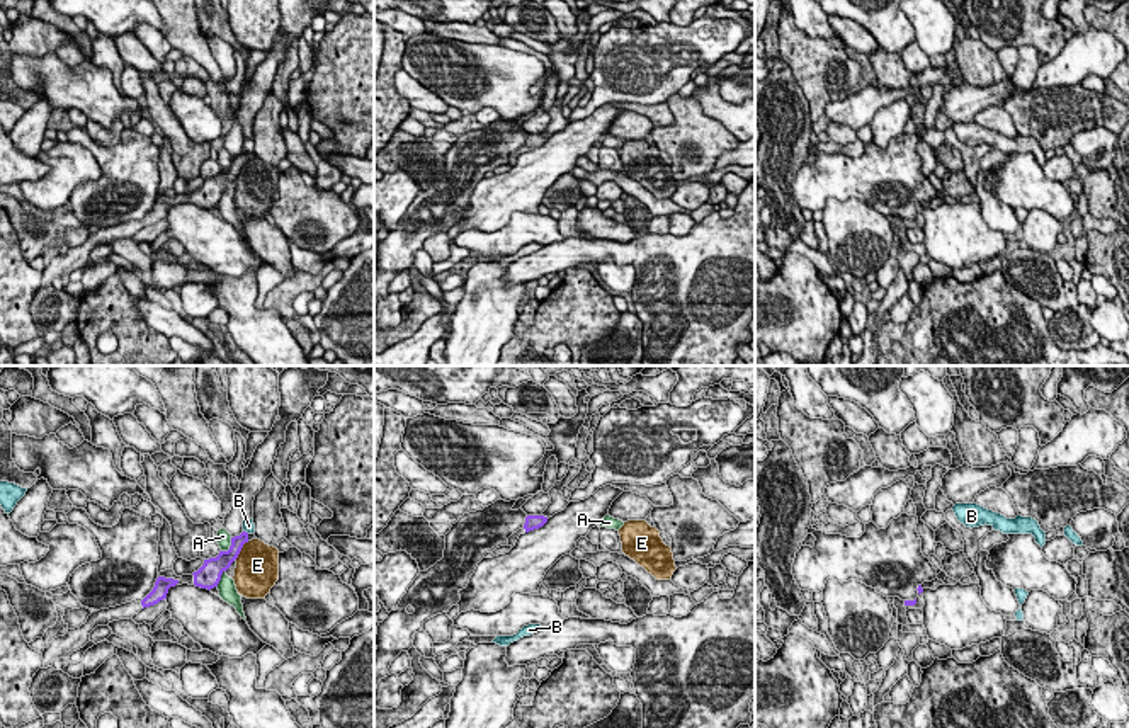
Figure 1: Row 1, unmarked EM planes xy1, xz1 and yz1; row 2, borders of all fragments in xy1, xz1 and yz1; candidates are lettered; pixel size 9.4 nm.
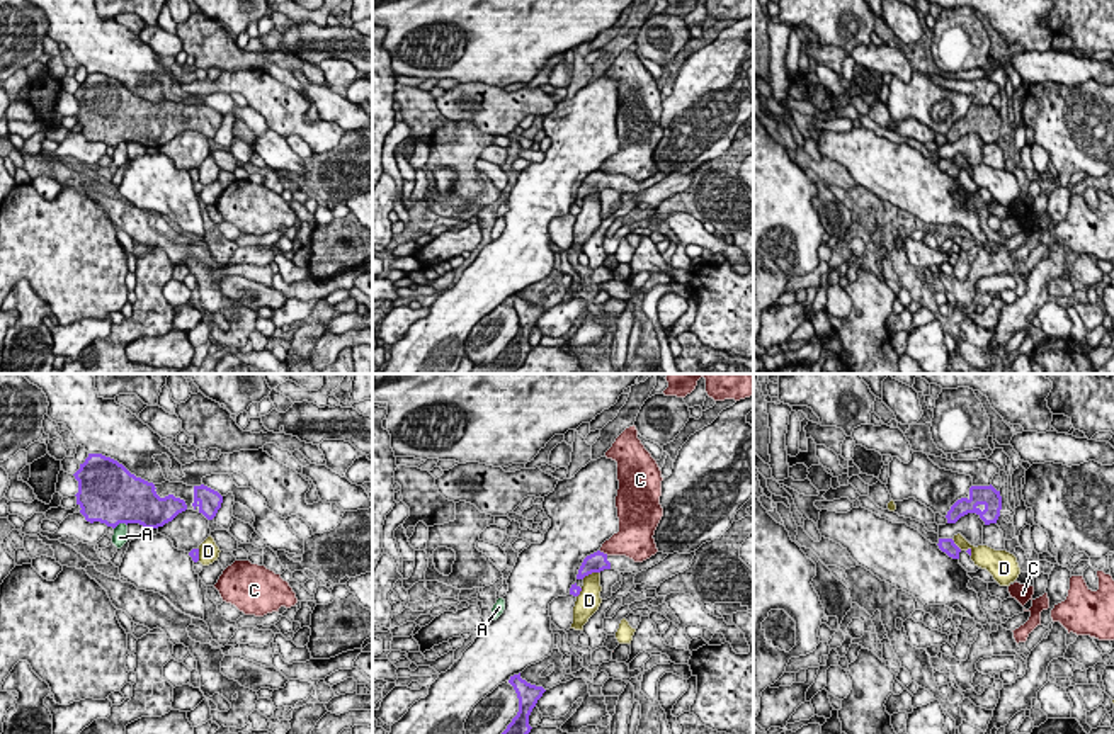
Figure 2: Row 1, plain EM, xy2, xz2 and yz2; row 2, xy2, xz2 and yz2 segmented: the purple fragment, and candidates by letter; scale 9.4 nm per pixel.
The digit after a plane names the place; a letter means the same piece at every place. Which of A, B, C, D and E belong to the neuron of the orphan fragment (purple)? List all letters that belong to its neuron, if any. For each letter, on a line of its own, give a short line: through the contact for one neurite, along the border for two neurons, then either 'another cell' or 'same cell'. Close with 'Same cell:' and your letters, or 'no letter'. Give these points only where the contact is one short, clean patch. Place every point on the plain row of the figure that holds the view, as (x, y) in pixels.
A: another cell
B: line xy1 (243, 148), (249, 152); another cell
C: line xz2 (599, 170), (608, 174); another cell
D: another cell
E: another cell
Same cell: no letter

